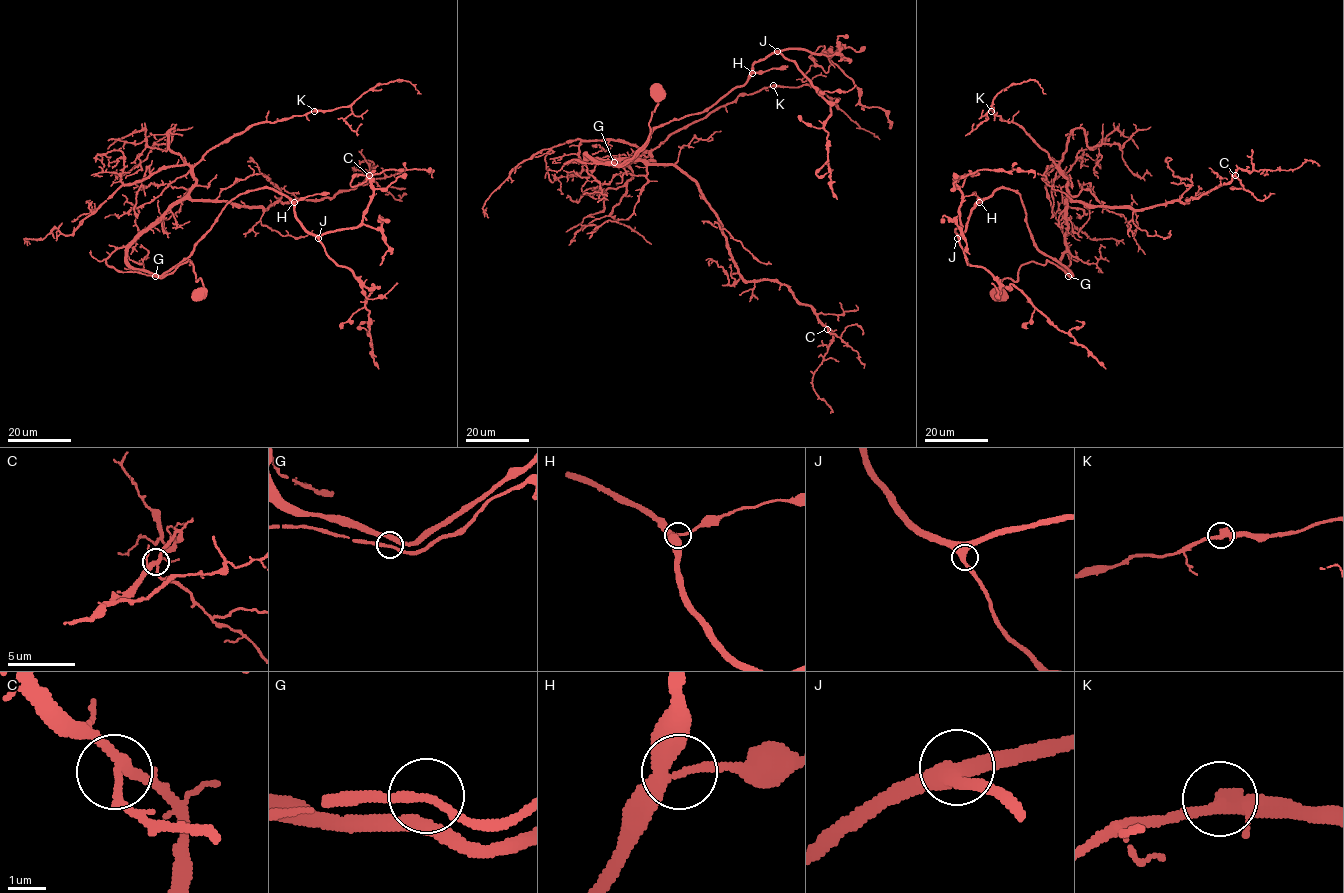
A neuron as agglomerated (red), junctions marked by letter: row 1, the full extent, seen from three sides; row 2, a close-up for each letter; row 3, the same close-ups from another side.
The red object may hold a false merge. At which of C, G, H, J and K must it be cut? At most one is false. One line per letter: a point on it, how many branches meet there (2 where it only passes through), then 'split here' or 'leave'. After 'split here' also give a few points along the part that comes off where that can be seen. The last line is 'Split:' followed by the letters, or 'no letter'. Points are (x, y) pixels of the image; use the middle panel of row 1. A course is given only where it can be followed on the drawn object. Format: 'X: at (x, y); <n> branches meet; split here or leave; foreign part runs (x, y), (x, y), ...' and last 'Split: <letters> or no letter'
C: at (827, 329); 3 branches meet; leave
G: at (614, 162); 3 branches meet; leave
H: at (752, 73); 3 branches meet; leave
J: at (777, 51); 3 branches meet; leave
K: at (773, 85); 3 branches meet; leave
Split: no letter

